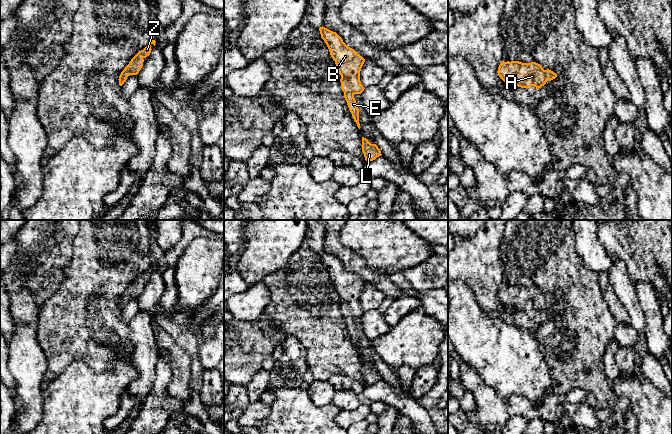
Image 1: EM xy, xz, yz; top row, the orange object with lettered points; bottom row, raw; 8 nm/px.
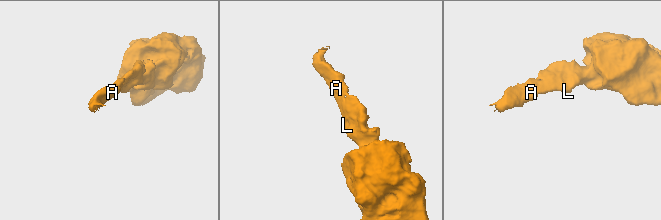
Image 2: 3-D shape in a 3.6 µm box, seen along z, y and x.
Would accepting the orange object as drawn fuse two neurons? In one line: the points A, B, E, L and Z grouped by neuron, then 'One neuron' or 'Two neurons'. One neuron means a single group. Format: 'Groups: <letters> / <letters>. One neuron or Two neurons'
Groups: A B E L Z. One neuron

